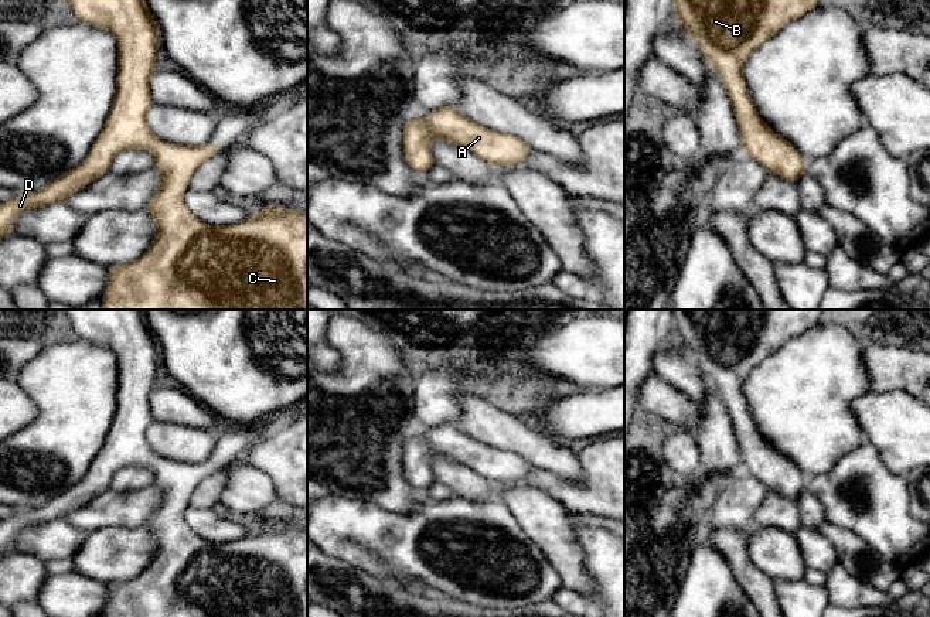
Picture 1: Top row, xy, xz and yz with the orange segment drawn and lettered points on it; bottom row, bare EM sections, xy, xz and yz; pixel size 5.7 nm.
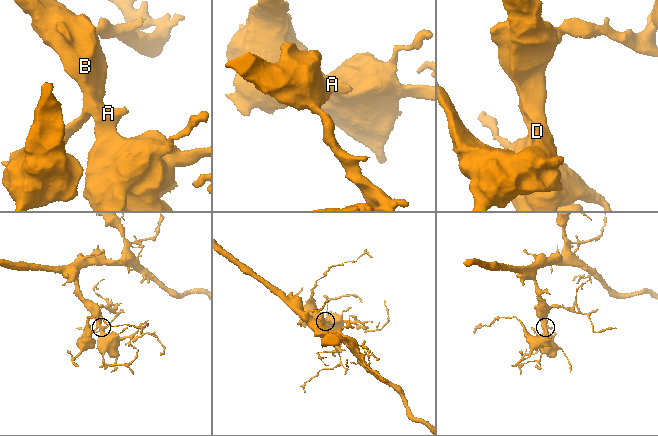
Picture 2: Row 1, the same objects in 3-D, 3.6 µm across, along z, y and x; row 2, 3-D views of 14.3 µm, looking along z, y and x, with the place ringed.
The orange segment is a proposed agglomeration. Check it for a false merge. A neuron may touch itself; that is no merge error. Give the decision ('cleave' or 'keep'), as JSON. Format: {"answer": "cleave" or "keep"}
{"answer": "keep"}

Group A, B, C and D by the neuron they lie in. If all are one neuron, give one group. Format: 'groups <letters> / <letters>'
groups A B C D

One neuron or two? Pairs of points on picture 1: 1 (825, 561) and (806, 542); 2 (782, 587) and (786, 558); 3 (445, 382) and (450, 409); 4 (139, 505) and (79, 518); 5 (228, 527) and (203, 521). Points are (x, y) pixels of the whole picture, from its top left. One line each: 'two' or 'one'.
1: one
2: two
3: one
4: one
5: one

